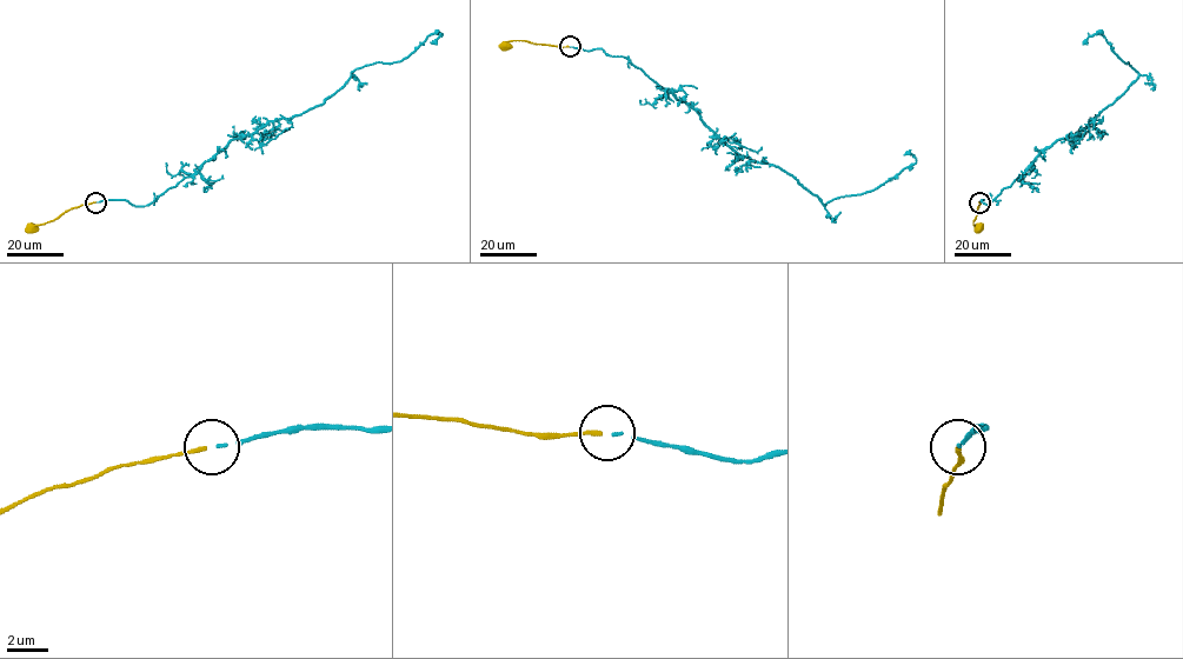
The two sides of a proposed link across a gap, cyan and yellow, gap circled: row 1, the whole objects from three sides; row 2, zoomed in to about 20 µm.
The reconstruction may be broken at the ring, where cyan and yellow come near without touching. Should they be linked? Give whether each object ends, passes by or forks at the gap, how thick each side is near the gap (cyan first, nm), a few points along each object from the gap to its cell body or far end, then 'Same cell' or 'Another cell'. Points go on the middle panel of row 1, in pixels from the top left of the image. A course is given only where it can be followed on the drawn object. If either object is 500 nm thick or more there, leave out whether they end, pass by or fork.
At the ring cyan ends. At the ring yellow ends. Thickness 100 nm (cyan) against 200 nm. Course of cyan: (570, 47), (625, 57), (689, 105), (737, 153), (791, 174), (824, 205), (894, 178), (916, 161), (904, 154). Course of yellow: (569, 47), (524, 40), (511, 40), (505, 45). Same cell

